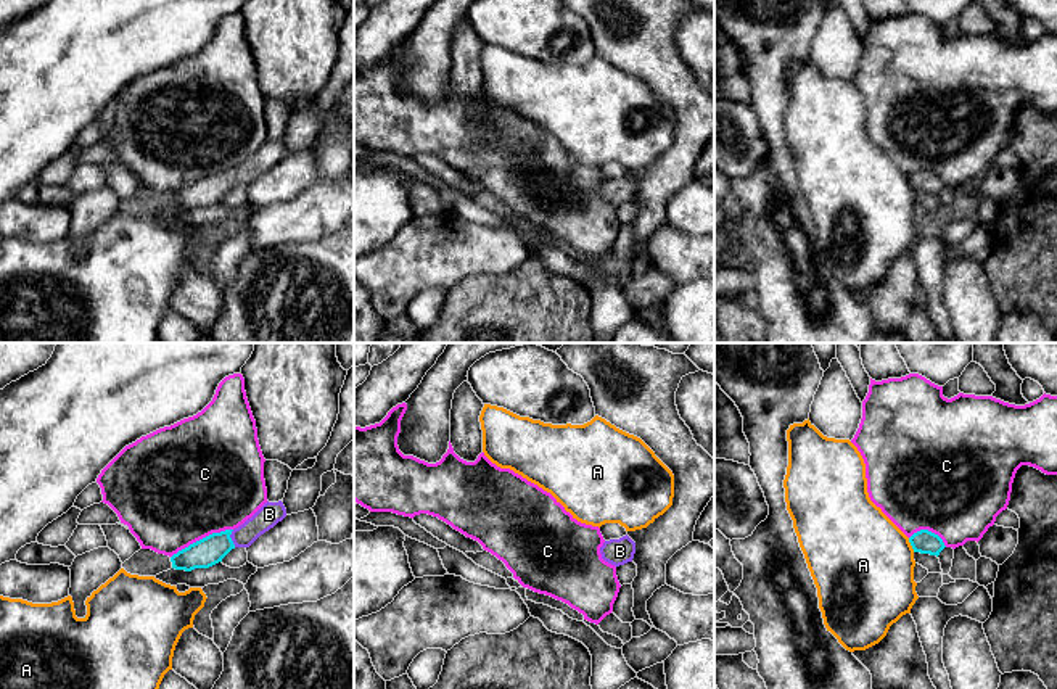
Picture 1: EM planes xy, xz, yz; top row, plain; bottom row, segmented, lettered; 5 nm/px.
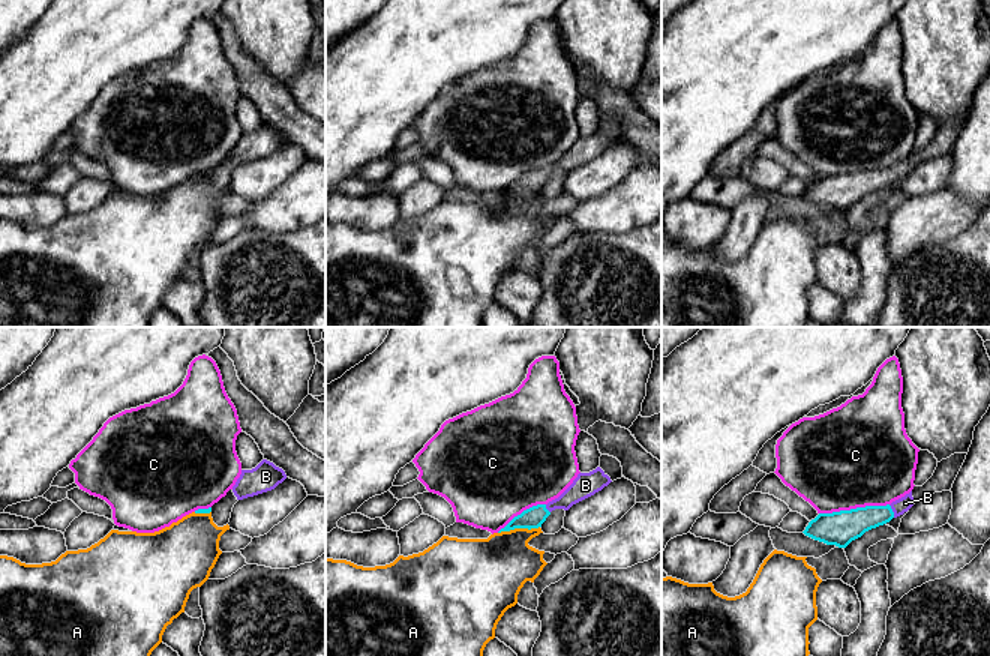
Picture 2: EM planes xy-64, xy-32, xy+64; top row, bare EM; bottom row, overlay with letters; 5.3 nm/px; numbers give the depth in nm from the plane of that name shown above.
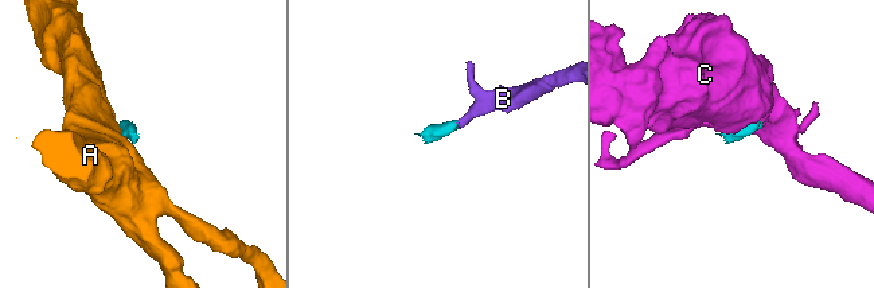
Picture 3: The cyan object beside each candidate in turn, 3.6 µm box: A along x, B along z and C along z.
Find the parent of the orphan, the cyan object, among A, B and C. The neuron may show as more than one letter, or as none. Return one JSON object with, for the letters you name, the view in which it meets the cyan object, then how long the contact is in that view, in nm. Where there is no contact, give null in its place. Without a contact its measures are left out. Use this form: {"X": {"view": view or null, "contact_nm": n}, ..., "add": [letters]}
{"B": {"view": "xy", "contact_nm": 90}, "add": ["B"]}

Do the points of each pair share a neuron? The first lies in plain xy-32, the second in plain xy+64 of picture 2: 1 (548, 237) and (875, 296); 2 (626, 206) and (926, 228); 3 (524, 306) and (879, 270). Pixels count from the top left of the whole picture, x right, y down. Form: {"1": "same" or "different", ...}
{"1": "same", "2": "same", "3": "different"}

